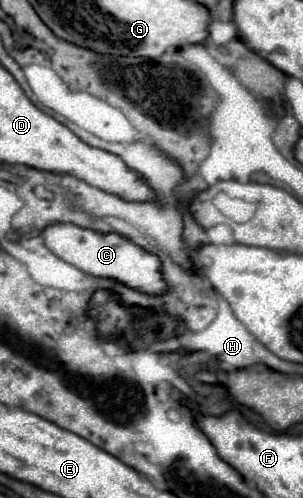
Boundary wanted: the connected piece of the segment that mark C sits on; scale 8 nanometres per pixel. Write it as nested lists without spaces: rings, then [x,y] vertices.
[[[53,223],[53,225],[47,225],[39,235],[43,239],[43,245],[53,255],[57,255],[65,263],[71,263],[73,267],[77,267],[89,275],[115,279],[115,281],[119,281],[135,291],[147,293],[147,295],[167,293],[167,283],[161,275],[159,257],[117,233],[97,233],[93,229],[85,229],[85,227],[79,227],[73,223]]]

